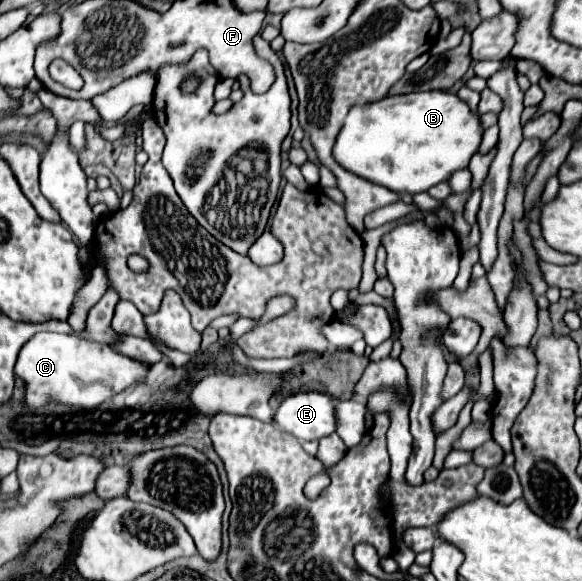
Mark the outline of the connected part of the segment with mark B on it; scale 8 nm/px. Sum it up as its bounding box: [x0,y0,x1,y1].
[333,90,483,194]

